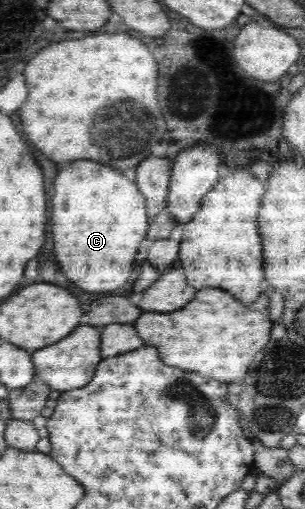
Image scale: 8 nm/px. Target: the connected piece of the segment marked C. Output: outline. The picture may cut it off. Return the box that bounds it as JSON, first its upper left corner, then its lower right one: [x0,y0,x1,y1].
[52,160,149,294]

